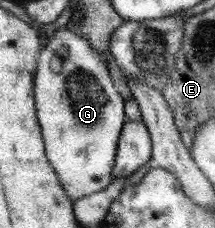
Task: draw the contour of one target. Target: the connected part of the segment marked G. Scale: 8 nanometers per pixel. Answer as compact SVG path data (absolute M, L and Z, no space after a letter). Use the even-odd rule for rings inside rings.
M67 29L53 32L38 58L34 89L37 116L49 160L71 202L103 190L112 180L116 146L123 128L123 100L103 66L92 43Z

